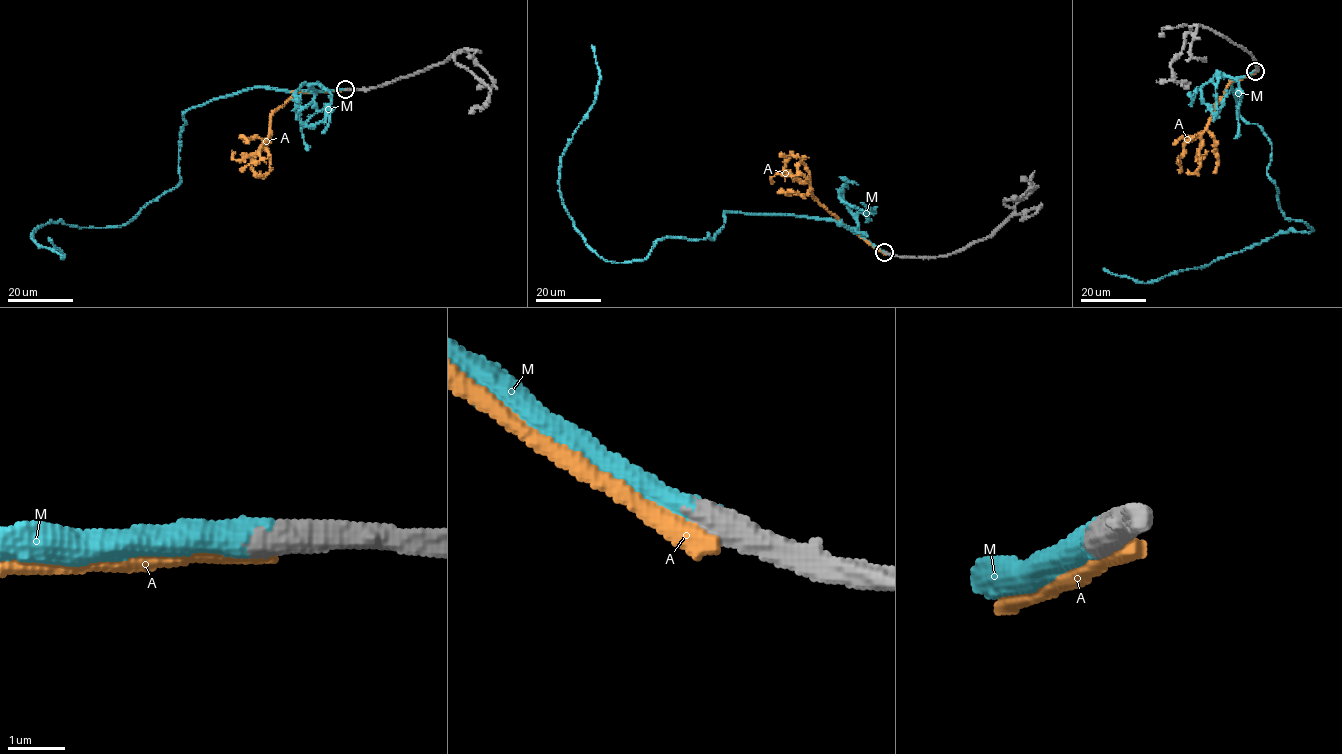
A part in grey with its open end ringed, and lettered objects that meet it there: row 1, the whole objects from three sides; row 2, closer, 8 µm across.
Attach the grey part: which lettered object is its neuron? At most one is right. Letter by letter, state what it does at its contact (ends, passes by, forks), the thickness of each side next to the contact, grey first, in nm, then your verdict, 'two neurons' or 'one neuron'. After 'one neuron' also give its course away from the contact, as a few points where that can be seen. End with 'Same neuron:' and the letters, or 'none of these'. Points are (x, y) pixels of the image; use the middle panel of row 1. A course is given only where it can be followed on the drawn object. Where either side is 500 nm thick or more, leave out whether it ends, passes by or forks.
A: 550/440 nm | two neurons
M: 550/500 nm | one neuron | via (885, 252), (835, 220), (726, 211), (711, 239), (606, 261), (559, 185), (592, 44)
Same neuron: M

